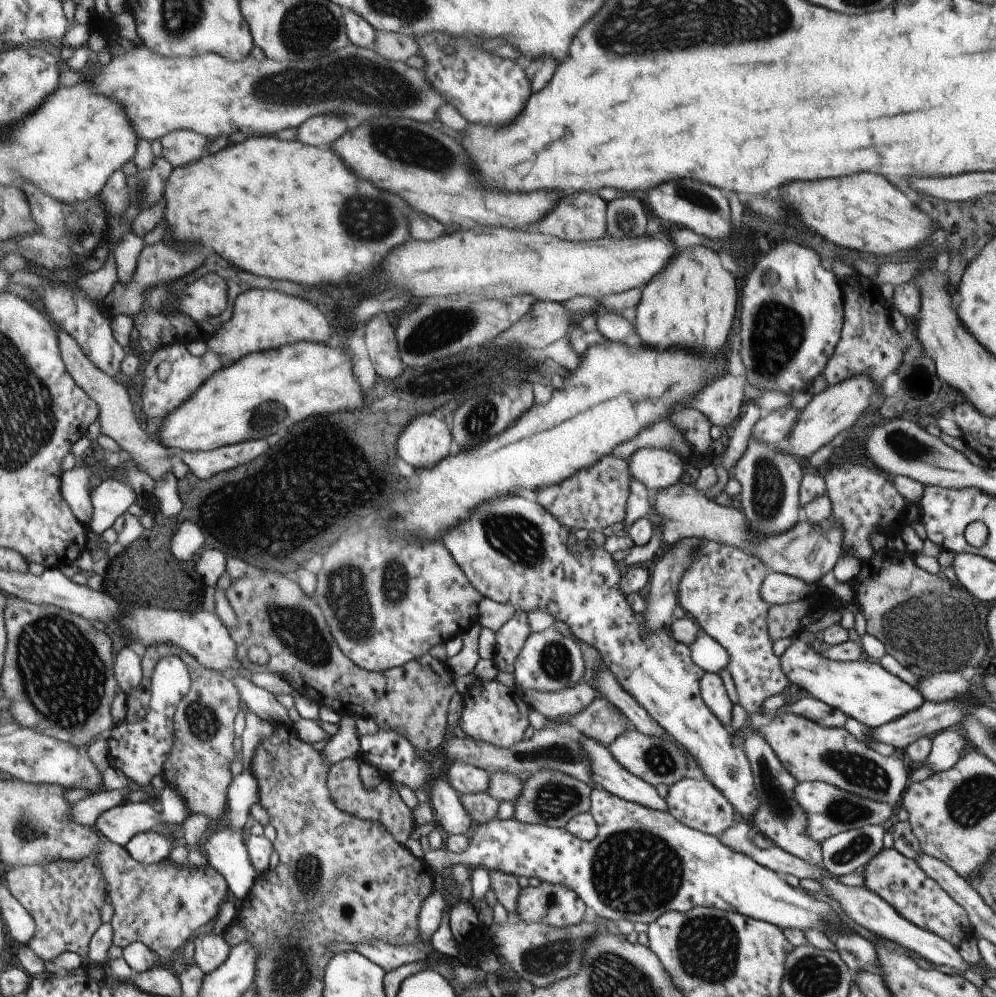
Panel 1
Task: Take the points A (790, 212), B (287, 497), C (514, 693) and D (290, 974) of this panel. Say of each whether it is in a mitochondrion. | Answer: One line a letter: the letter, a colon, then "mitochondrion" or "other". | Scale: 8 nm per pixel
A: other
B: mitochondrion
C: other
D: mitochondrion

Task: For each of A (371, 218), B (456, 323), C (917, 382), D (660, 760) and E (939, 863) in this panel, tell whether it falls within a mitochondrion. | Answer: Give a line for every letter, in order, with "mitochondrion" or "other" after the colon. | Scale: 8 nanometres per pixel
A: mitochondrion
B: mitochondrion
C: mitochondrion
D: mitochondrion
E: other

